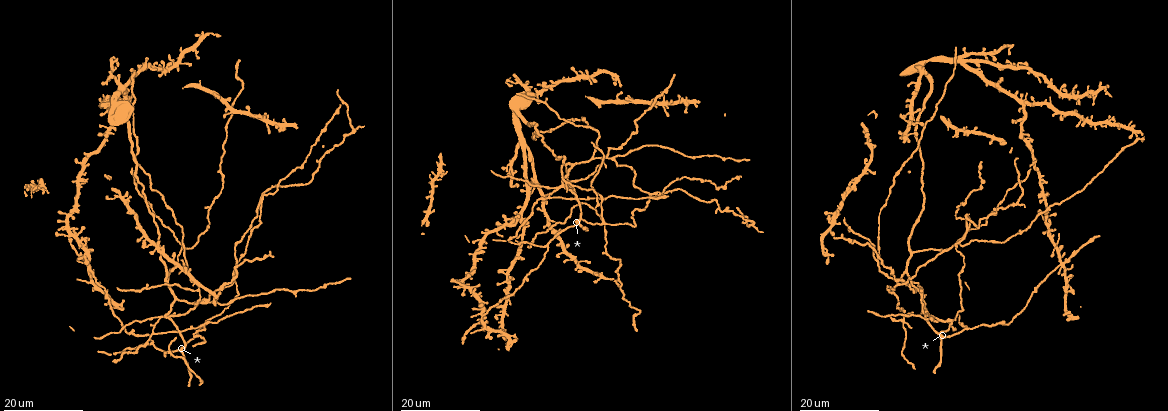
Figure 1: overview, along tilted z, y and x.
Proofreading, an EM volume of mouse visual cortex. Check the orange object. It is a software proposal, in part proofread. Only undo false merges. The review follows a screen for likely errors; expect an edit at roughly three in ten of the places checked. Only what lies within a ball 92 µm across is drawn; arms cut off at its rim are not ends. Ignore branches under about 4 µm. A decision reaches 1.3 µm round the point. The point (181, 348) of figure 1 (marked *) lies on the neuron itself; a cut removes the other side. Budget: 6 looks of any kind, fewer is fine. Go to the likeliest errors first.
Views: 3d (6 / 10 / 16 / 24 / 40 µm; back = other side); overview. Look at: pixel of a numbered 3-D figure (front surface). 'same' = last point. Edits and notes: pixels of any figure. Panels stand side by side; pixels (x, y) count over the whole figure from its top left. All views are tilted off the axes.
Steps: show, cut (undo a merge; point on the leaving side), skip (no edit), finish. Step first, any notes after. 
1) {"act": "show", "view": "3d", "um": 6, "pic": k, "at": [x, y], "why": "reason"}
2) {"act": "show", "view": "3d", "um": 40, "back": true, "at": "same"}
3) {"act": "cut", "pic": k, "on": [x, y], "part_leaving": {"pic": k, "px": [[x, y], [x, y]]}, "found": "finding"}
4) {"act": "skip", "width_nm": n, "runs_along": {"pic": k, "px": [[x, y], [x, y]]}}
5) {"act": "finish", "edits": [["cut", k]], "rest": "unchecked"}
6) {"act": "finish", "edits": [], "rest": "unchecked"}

{"act": "show", "view": "3d", "um": 16, "pic": 1, "at": [249, 226], "why": "four arms meet"}

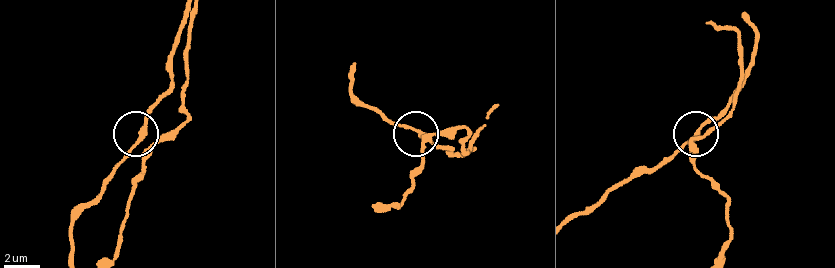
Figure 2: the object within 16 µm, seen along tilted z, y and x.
{"act": "show", "view": "3d", "um": 10, "pic": 2, "at": [421, 132], "why": "zoom in"}

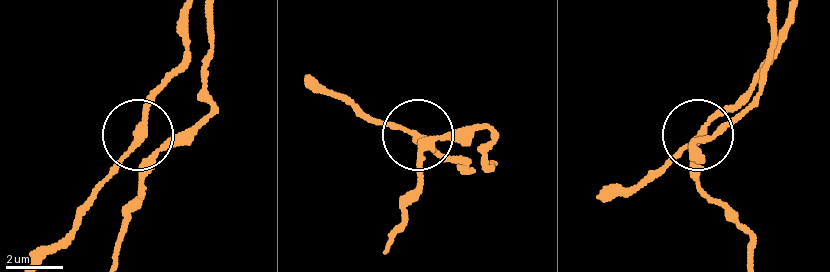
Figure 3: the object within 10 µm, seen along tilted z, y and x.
{"act": "skip", "width_nm": 180, "found": "continuous, no second neuron"}

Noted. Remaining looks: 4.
{"act": "show", "view": "3d", "um": 24, "pic": 1, "at": [852, 230], "why": "three-way junction"}

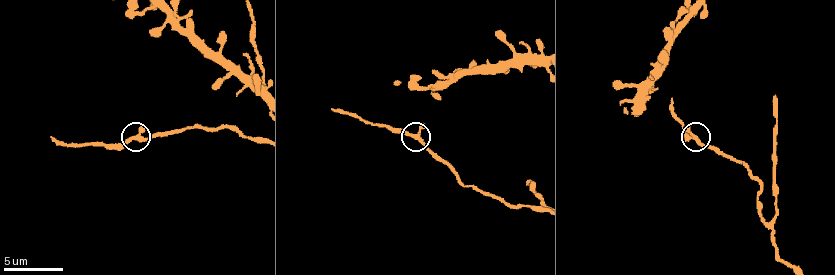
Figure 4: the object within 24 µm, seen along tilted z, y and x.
{"act": "show", "view": "3d", "um": 10, "pic": 4, "at": [417, 134], "why": "closer look"}

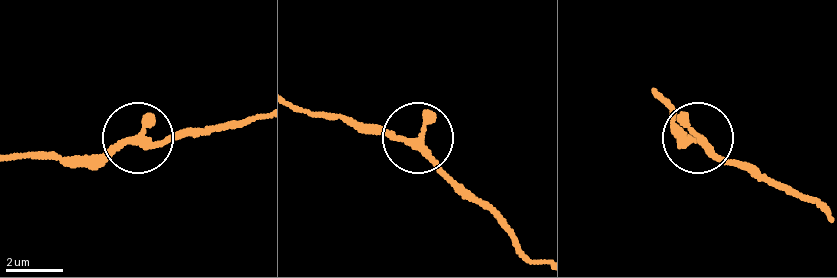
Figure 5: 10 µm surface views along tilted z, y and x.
{"act": "skip", "runs_along": {"pic": 5, "px": [[535, 259], [414, 140], [359, 127]]}, "found": "all the same neuron"}

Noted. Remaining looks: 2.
{"act": "show", "view": "3d", "um": 16, "pic": 1, "at": [565, 183], "why": "looks like a crossing"}

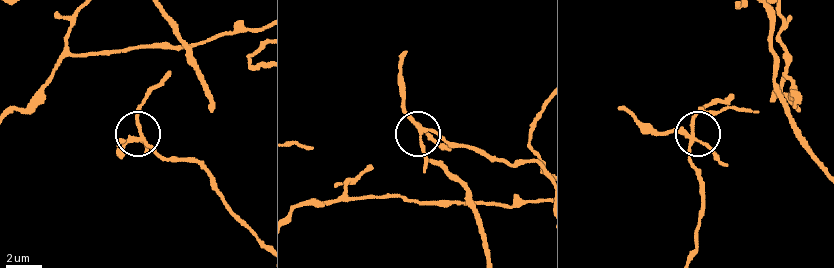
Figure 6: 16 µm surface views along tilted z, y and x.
{"act": "show", "view": "3d", "um": 6, "pic": 6, "at": [686, 135]}

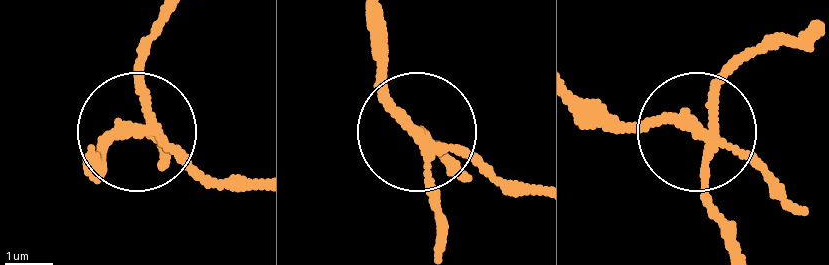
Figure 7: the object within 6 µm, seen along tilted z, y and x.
{"act": "cut", "pic": 7, "on": [105, 145], "width_nm": 190, "part_leaving": {"pic": 7, "px": [[710, 143], [667, 120], [607, 129], [584, 116]]}, "found": "a second neuron is stuck on"}

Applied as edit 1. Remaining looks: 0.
{"act": "finish", "edits": [["cut", 7]], "rest": "unchecked"}

